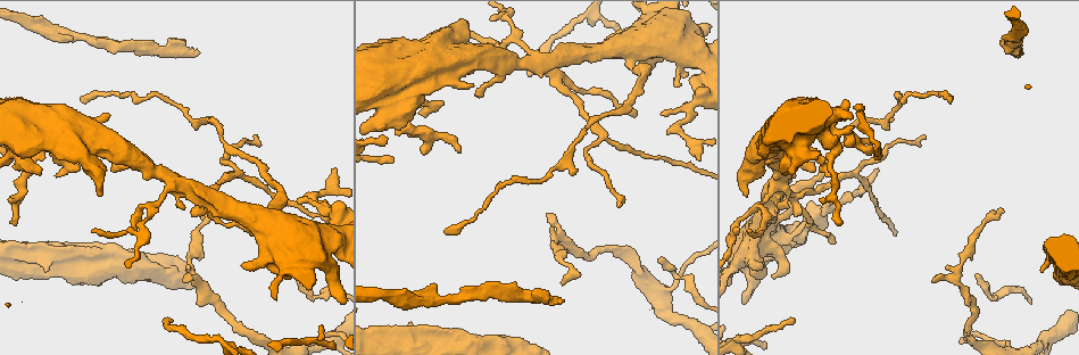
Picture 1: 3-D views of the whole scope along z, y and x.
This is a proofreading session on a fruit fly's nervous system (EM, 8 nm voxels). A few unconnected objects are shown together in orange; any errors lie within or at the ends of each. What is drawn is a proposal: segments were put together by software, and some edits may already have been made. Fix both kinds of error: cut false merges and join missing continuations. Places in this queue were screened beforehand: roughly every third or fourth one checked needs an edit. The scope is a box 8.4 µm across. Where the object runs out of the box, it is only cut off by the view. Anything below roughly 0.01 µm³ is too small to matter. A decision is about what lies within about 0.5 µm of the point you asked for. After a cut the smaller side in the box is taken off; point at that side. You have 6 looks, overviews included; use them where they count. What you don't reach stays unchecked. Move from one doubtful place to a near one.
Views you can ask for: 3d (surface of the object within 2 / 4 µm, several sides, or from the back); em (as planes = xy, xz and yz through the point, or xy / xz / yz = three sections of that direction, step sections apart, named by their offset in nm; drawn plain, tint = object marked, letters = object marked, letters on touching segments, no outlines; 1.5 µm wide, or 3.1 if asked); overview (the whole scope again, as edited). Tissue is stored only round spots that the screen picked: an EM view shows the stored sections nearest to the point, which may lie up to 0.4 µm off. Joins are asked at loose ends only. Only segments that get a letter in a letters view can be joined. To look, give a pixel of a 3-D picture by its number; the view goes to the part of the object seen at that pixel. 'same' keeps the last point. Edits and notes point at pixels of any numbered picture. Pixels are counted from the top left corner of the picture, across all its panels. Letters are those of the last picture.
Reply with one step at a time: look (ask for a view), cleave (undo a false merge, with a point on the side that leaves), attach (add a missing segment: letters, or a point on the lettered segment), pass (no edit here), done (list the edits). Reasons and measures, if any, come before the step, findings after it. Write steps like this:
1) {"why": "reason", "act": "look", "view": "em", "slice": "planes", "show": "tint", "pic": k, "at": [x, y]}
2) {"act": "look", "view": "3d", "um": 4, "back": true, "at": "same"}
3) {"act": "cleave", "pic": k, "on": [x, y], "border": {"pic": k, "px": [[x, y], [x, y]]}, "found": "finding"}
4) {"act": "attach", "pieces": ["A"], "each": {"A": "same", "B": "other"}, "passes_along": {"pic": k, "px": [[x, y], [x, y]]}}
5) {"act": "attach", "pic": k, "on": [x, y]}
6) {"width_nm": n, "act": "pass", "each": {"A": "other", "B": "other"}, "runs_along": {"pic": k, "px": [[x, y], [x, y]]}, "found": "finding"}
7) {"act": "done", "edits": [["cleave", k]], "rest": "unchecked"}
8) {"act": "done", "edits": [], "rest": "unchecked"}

{"why": "free end", "act": "look", "view": "em", "slice": "planes", "show": "letters", "pic": 1, "at": [563, 285]}

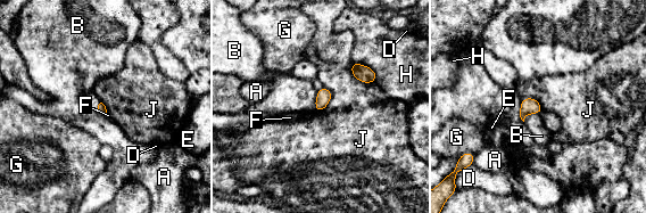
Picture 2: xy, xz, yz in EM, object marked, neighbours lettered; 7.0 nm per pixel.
{"longest_contact_nm": ["J", 220], "act": "pass", "each": {"A": "other", "B": "other", "D": "other", "E": "other", "F": "other", "G": "other", "H": "other", "J": "other"}, "found": "no lettered segment goes on from it"}

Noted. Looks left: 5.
{"why": "calibre changes", "act": "look", "view": "em", "slice": "planes", "show": "plain", "pic": 1, "at": [801, 210]}

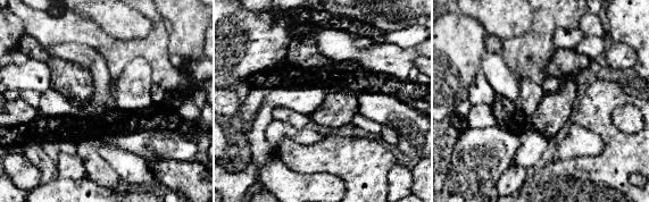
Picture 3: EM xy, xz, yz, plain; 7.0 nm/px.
{"act": "look", "view": "em", "slice": "planes", "show": "tint", "at": "same"}

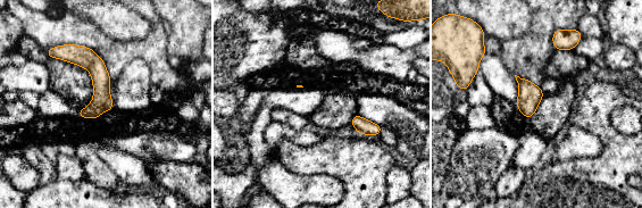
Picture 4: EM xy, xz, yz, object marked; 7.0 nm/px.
{"why": "what lies round it", "act": "look", "view": "em", "slice": "planes", "show": "letters", "at": "same"}

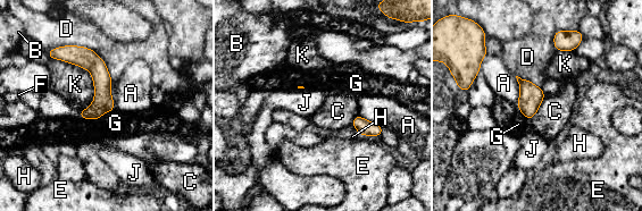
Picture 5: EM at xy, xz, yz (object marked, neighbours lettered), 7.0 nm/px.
{"act": "pass", "each": {"A": "other", "B": "other", "C": "other", "D": "other", "E": "other", "F": "other", "G": "other", "H": "other", "J": "other", "K": "other"}, "border": {"pic": 5, "px": [[545, 94], [538, 111], [528, 121]]}, "found": "all the same cell"}

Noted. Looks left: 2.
{"act": "look", "view": "em", "slice": "planes", "show": "letters", "pic": 1, "at": [857, 138]}

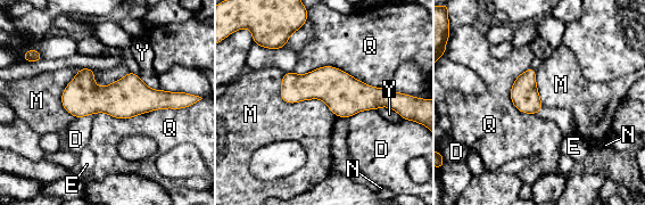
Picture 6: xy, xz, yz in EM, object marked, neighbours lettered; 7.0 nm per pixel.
{"act": "pass", "each": {"D": "other", "E": "other", "M": "other", "N": "other", "Q": "other", "Y": "other"}, "border": {"pic": 6, "px": [[283, 74], [283, 100], [338, 116]]}, "found": "all the same cell"}

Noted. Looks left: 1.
{"act": "done", "edits": [], "rest": "unchecked"}

